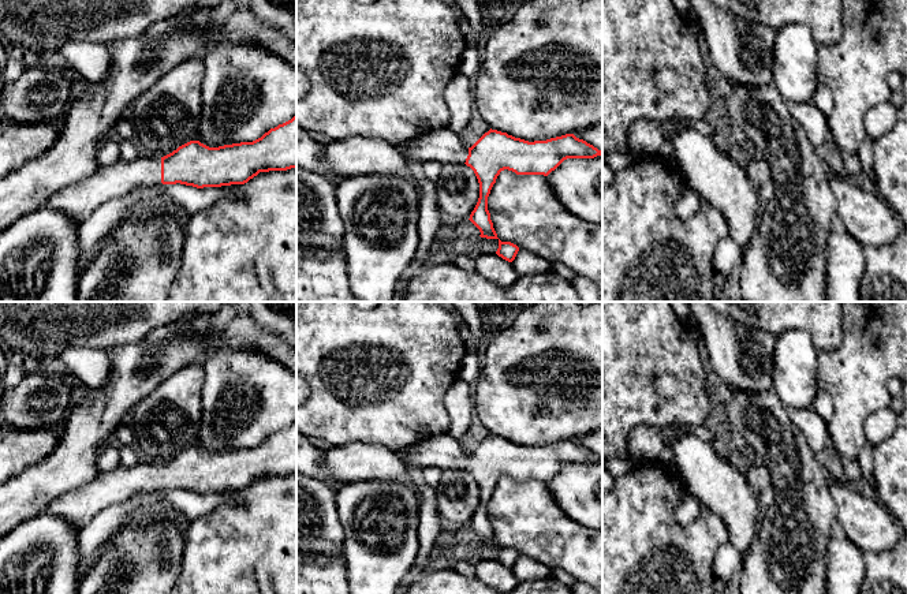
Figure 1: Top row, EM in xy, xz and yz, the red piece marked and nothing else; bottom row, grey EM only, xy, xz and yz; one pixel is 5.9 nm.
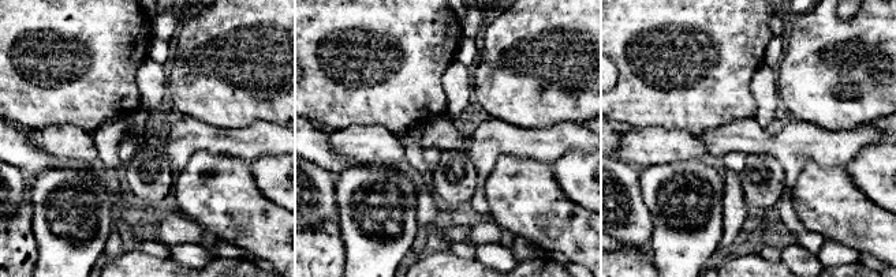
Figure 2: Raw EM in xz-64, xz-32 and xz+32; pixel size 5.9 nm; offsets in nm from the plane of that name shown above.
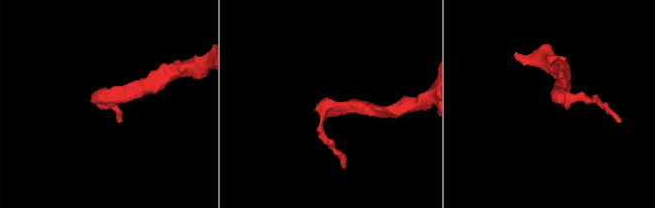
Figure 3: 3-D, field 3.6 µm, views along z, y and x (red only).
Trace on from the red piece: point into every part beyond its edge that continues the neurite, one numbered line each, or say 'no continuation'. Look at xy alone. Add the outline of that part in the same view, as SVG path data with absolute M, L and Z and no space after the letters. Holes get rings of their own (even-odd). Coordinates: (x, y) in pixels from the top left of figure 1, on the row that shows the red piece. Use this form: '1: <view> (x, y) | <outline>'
1: xy (78, 201) | M141 156L134 161L120 158L112 165L98 167L90 178L51 194L42 206L82 223L104 202L124 197L137 187L160 183L161 157Z

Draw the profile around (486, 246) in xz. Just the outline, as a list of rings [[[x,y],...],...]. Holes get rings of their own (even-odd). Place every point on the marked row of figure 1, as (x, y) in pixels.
[[[475,238],[481,254],[496,254],[499,249],[499,239]]]

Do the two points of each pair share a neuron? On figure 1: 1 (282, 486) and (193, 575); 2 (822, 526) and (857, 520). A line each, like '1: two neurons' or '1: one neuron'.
1: one neuron
2: two neurons

